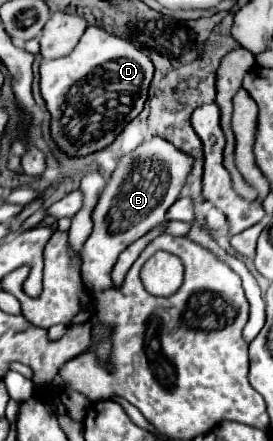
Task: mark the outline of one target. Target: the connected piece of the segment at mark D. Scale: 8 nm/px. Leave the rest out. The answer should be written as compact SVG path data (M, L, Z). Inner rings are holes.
M88 27L68 57L42 61L40 65L40 93L52 115L50 135L58 149L68 157L88 157L106 149L124 131L124 127L136 119L148 97L148 85L152 81L152 61L136 49L130 41L124 41L104 29Z

